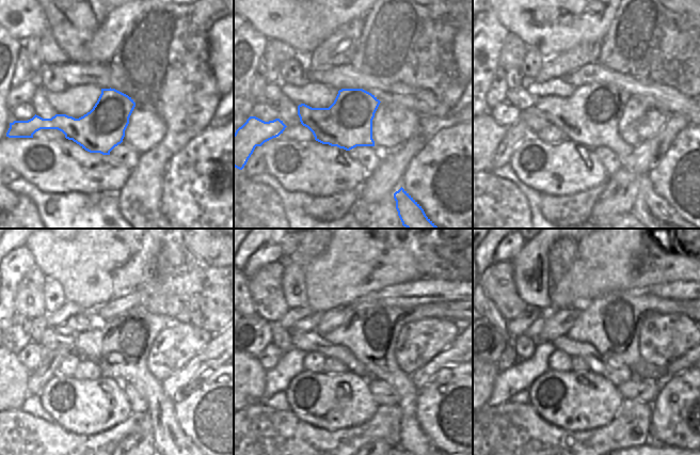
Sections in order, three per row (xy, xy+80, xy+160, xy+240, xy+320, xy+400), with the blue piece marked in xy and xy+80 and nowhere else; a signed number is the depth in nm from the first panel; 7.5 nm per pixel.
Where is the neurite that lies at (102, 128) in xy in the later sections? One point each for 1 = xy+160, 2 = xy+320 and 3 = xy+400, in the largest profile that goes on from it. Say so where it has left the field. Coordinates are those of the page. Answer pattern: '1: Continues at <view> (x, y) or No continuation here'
1: Continues at xy+160 (589, 116)
2: Continues at xy+320 (370, 333)
3: Continues at xy+400 (611, 323).

